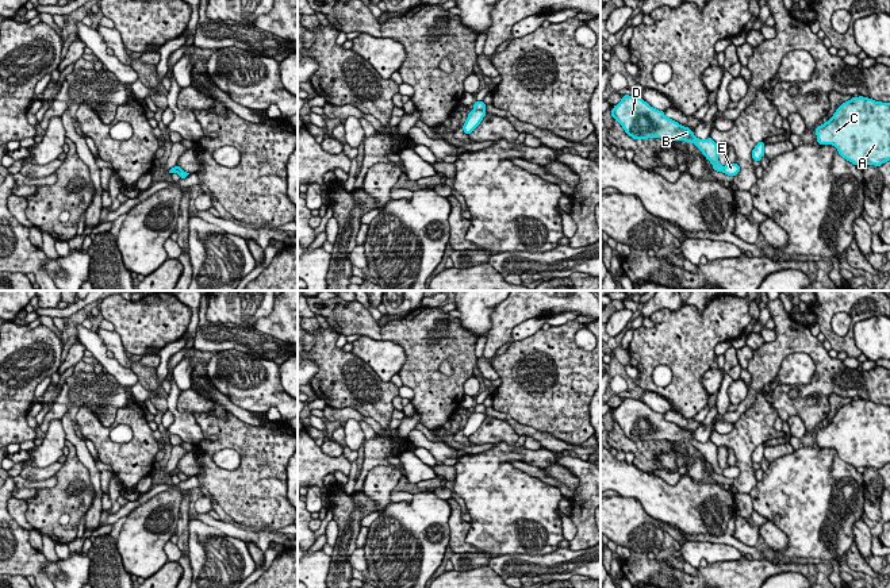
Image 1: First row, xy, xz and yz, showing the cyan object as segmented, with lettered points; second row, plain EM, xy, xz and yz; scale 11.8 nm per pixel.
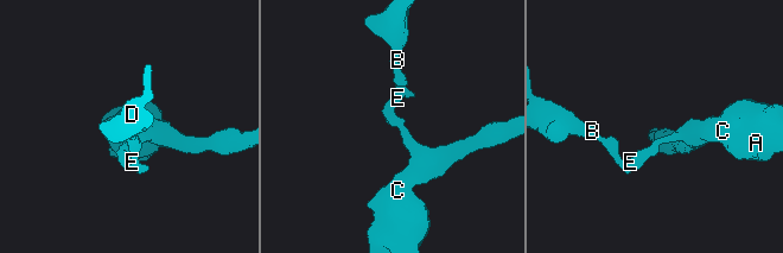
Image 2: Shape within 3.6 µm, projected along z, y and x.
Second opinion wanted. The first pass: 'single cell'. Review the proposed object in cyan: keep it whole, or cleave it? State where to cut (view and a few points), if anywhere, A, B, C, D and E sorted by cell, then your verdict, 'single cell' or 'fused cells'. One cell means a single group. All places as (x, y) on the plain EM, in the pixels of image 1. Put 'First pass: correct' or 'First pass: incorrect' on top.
First pass: incorrect
cut in yz along (721, 471), (722, 473); A C E / B D; fused cells

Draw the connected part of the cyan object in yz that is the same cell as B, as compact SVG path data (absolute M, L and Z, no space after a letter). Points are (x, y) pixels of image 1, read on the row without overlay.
M625 397L610 414L613 422L618 423L625 435L633 442L670 441L674 443L693 445L713 468L722 474L718 465L718 447L707 441L698 442L691 431L664 419L664 414L652 411L641 400Z

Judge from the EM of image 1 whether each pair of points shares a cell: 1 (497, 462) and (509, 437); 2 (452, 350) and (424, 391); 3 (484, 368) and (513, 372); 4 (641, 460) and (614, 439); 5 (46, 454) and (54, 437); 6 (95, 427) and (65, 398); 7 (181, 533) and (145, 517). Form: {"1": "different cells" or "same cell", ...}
{"1": "different cells", "2": "same cell", "3": "different cells", "4": "same cell", "5": "same cell", "6": "different cells", "7": "different cells"}

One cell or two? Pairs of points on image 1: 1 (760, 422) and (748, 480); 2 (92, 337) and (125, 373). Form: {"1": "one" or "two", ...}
{"1": "one", "2": "one"}

